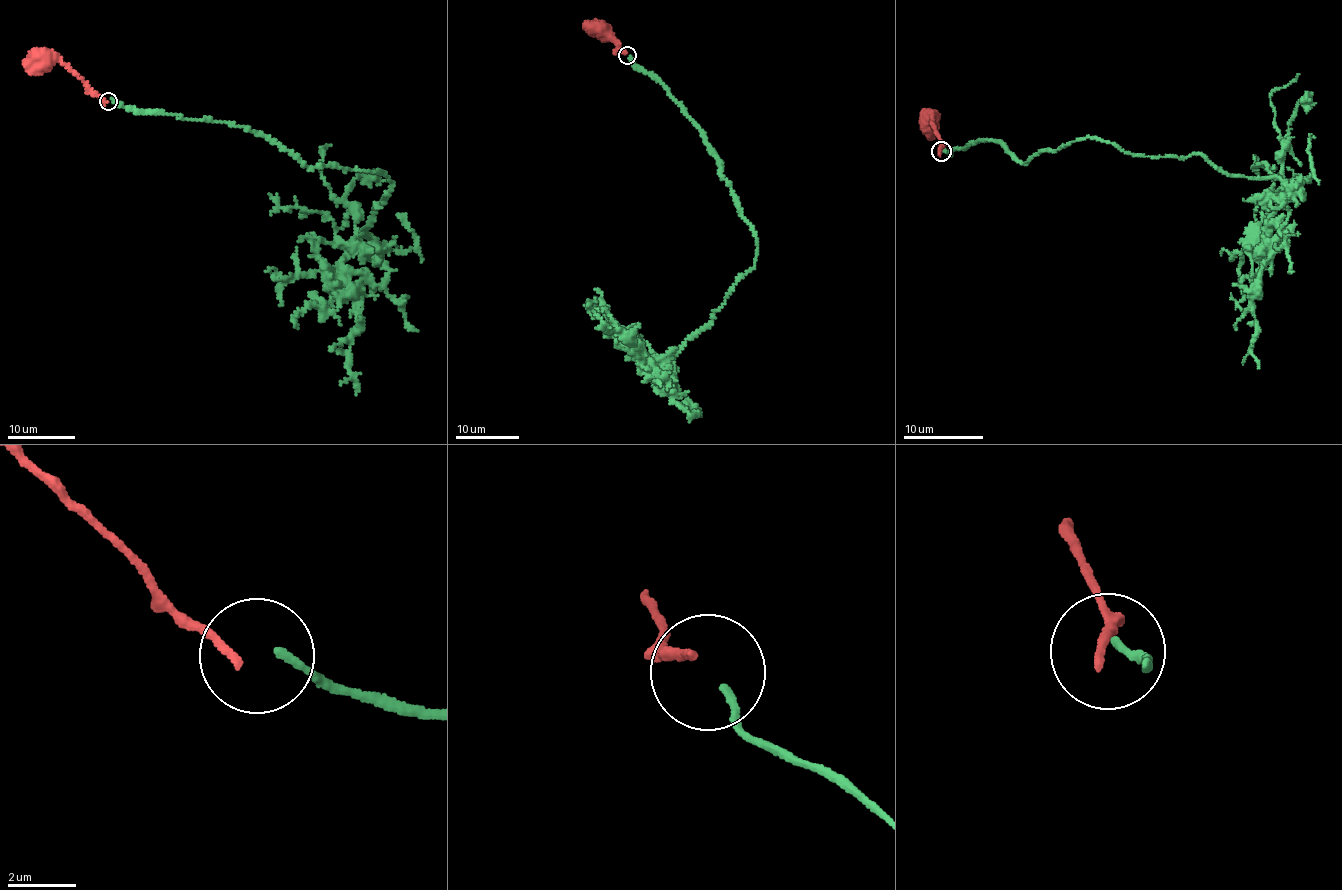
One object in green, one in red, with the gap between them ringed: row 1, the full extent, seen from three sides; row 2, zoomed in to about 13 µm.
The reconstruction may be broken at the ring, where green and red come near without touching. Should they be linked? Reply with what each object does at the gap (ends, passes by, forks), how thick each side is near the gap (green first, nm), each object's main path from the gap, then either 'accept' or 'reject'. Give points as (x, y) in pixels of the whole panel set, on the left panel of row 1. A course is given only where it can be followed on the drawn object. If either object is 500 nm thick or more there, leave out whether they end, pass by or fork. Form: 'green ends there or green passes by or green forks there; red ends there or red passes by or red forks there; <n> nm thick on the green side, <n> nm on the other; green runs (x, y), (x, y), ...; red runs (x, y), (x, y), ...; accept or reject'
green ends there; red ends there; 240 nm thick on the green side, 260 nm on the other; green runs (111, 100), (234, 124), (308, 167), (387, 173), (365, 230), (375, 245), (343, 263), (360, 311), (357, 394); red runs (106, 101), (58, 60), (24, 62); reject

